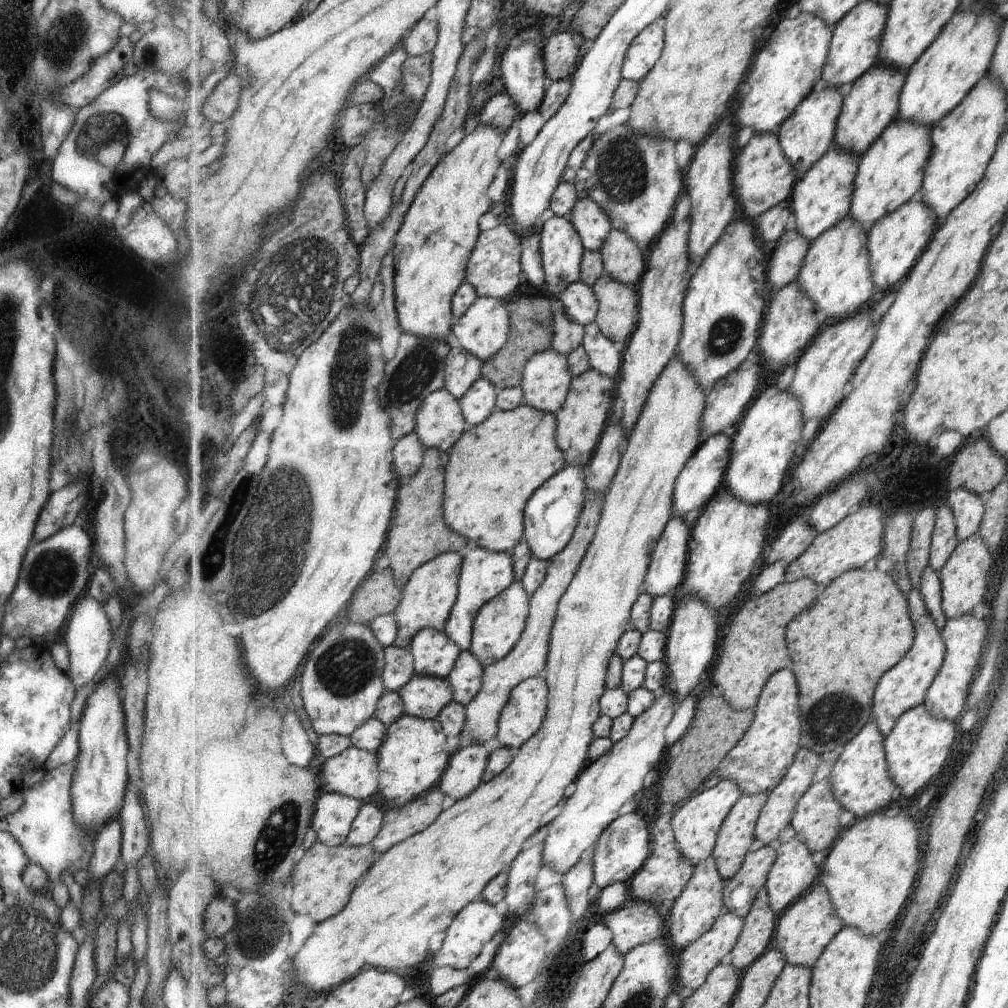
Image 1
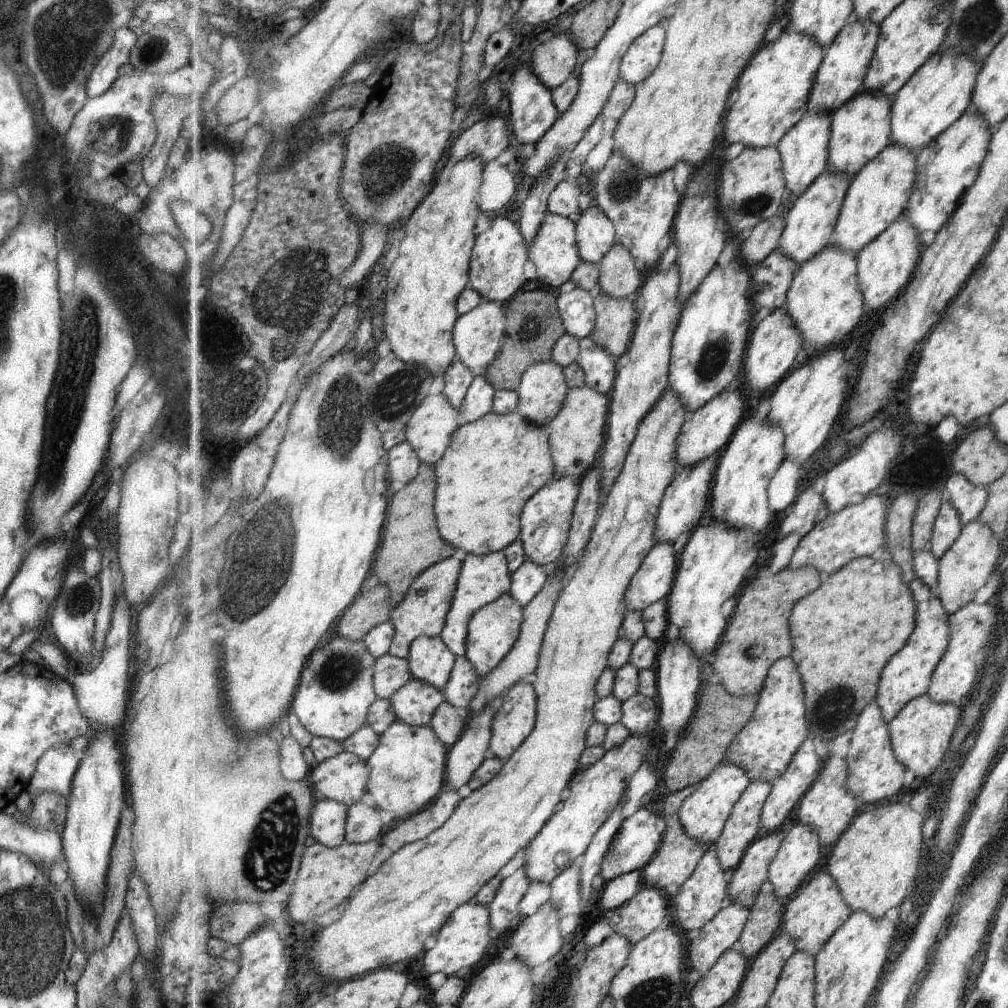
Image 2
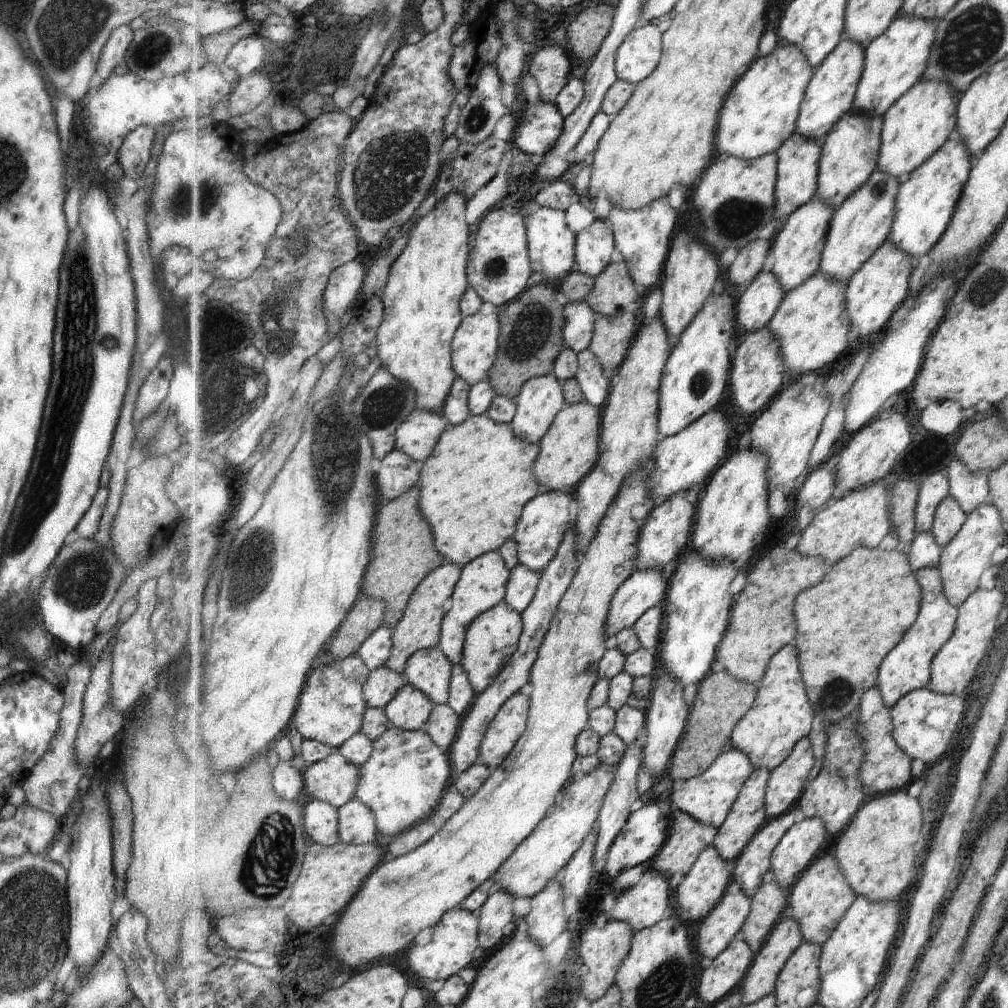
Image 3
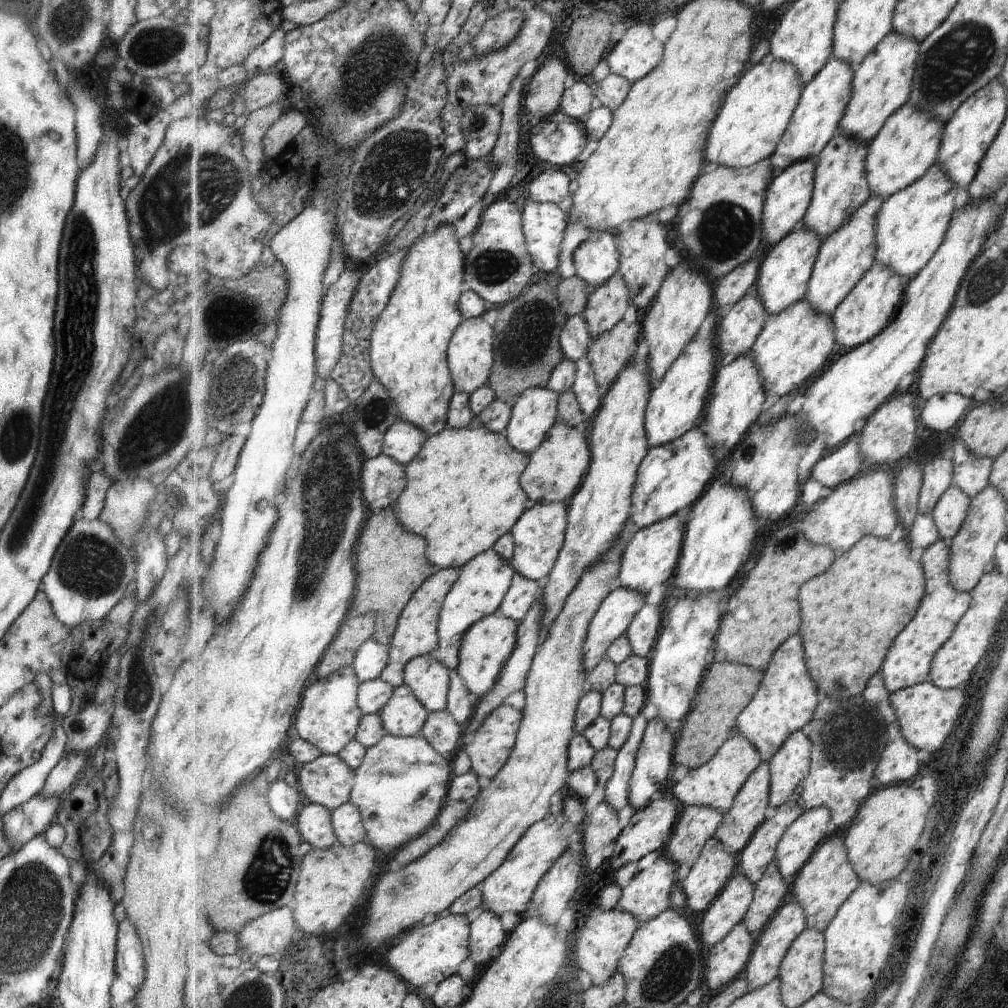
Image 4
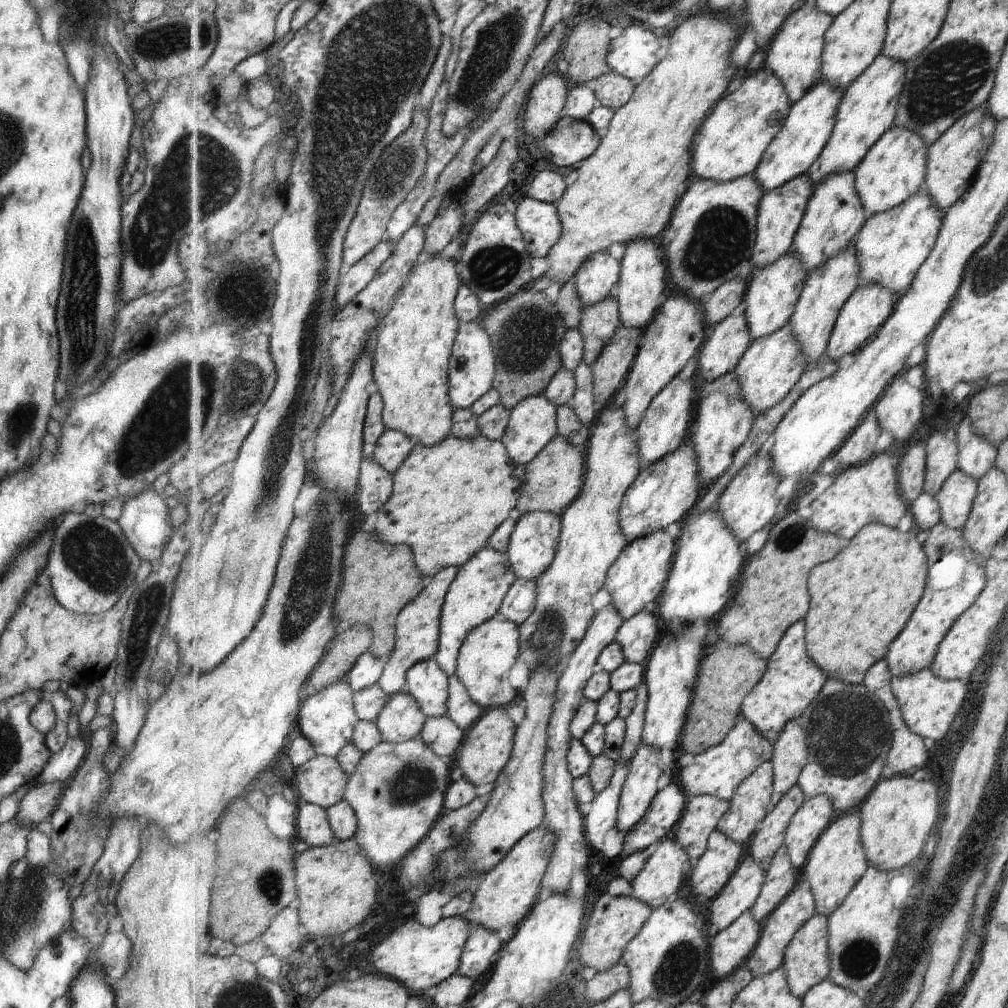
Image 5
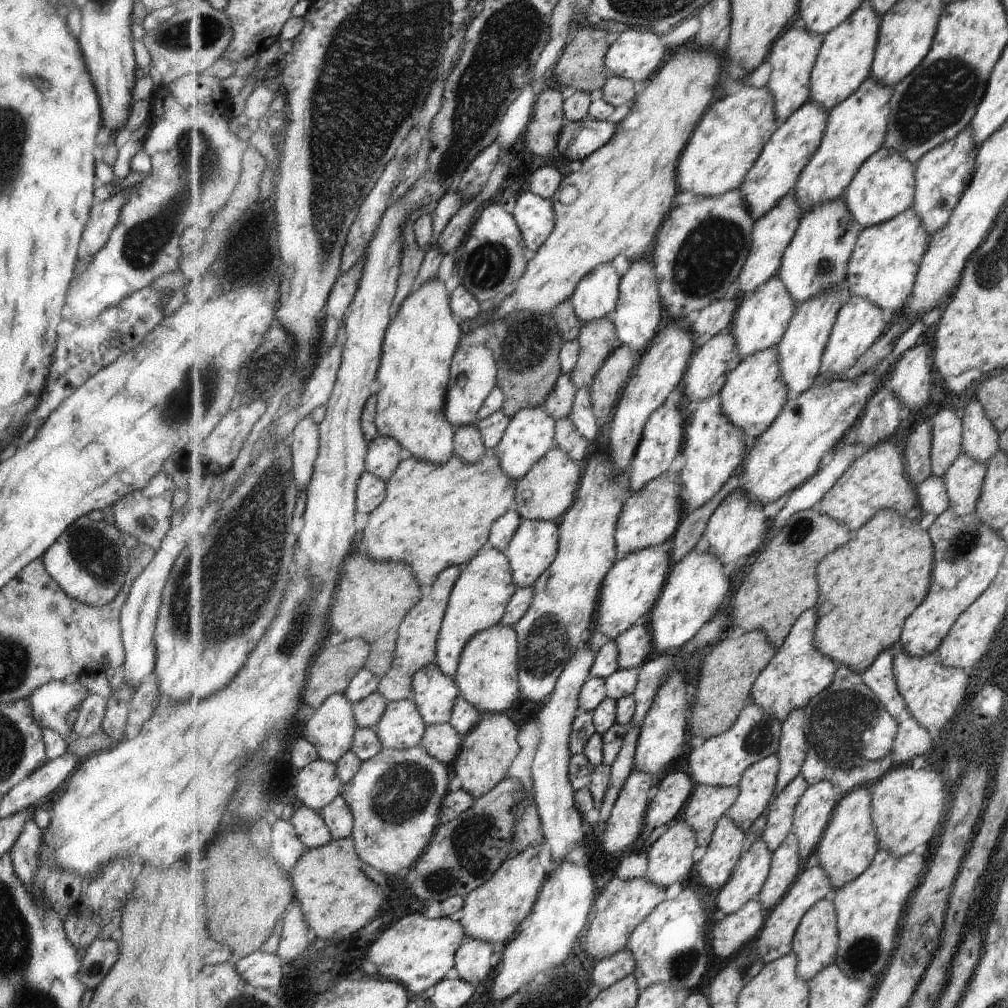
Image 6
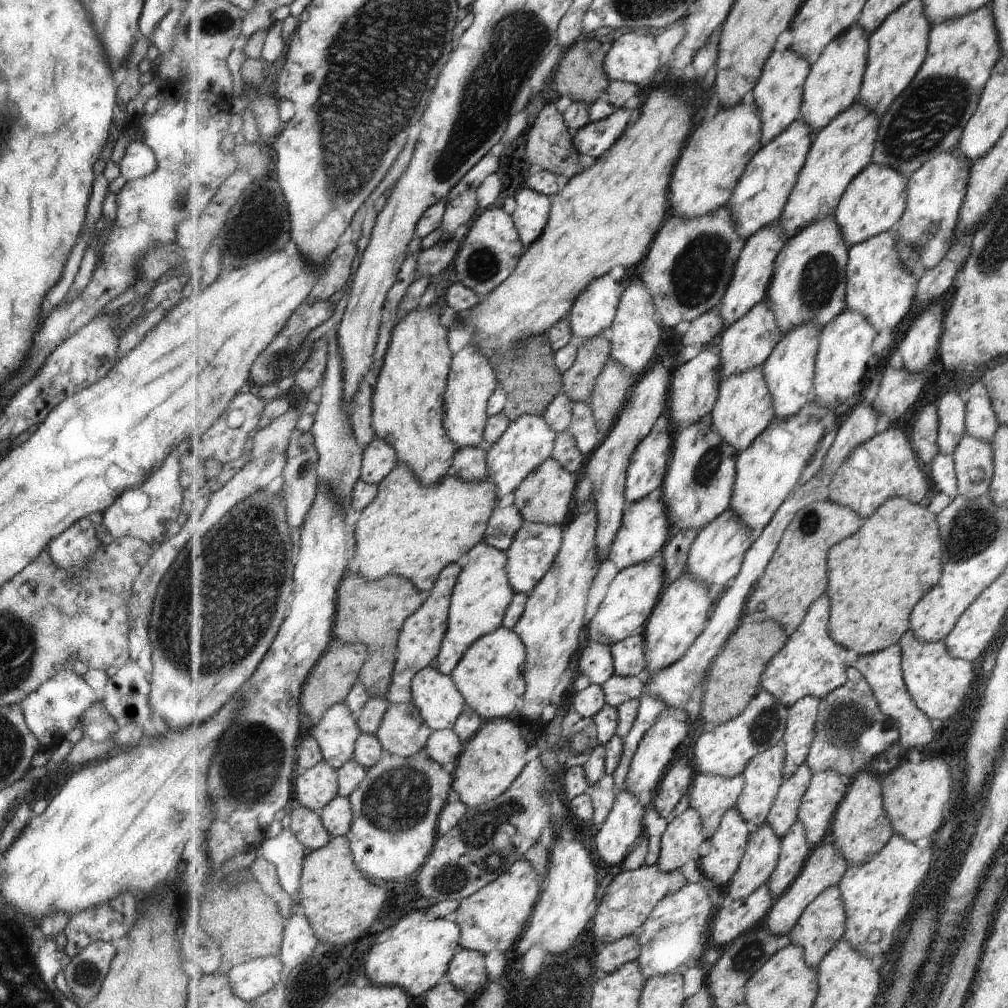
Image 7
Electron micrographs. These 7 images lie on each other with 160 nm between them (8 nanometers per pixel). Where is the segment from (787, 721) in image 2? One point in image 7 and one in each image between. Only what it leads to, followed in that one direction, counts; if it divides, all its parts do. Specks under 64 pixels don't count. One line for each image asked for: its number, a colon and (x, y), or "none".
3: (783, 713)
4: (788, 698)
5: (793, 682)
6: (800, 671)
7: (813, 664)

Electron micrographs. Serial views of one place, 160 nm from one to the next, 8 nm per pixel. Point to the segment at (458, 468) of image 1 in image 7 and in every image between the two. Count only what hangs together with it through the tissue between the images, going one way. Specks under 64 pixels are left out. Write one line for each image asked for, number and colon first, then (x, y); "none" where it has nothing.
2: (492, 467)
3: (474, 487)
4: (464, 493)
5: (449, 499)
6: (435, 516)
7: (412, 530)

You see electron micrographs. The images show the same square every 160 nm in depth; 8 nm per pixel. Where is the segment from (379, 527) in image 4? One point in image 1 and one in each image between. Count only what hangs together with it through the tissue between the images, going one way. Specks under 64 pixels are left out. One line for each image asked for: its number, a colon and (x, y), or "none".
1: (420, 533)
2: (413, 543)
3: (405, 552)

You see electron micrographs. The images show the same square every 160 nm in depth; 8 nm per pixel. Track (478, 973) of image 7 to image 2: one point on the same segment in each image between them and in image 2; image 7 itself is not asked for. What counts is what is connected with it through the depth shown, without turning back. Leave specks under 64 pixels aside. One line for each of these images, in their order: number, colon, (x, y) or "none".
2: (504, 911)
3: (496, 916)
4: (489, 935)
5: (484, 944)
6: (473, 960)

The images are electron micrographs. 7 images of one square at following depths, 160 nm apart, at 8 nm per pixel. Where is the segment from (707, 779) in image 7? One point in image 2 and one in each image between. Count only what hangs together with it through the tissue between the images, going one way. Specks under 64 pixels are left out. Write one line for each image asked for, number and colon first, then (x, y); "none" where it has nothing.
2: (676, 861)
3: (688, 838)
4: (696, 825)
5: (701, 818)
6: (708, 805)

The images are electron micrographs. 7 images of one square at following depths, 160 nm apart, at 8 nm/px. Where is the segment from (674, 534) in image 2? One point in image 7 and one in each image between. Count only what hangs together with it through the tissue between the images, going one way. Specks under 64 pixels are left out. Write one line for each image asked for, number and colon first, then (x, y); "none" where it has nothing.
3: (666, 532)
4: (652, 554)
5: (638, 578)
6: (633, 586)
7: (632, 595)

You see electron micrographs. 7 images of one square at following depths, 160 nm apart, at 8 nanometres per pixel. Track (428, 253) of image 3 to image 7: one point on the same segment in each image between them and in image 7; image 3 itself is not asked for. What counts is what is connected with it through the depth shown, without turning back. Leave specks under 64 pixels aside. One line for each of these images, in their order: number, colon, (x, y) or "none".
4: (410, 343)
5: (411, 354)
6: (422, 338)
7: (408, 409)

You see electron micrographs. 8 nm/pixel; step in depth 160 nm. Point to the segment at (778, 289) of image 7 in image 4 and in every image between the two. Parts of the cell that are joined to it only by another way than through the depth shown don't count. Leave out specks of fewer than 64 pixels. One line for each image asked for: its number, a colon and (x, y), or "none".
4: (842, 188)
5: (835, 215)
6: (817, 259)

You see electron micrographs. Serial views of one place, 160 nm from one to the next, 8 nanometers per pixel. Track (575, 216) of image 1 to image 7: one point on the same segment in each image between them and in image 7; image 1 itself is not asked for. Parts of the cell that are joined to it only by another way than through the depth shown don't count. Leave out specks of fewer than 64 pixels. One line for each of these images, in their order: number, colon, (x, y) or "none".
2: (597, 234)
3: (594, 246)
4: (597, 260)
5: (595, 279)
6: (597, 296)
7: (594, 311)

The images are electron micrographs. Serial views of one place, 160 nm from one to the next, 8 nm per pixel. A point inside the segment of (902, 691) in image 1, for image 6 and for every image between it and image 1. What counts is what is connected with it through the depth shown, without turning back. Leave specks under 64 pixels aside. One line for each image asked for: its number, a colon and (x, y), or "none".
2: (909, 675)
3: (908, 667)
4: (909, 662)
5: (956, 579)
6: (969, 553)

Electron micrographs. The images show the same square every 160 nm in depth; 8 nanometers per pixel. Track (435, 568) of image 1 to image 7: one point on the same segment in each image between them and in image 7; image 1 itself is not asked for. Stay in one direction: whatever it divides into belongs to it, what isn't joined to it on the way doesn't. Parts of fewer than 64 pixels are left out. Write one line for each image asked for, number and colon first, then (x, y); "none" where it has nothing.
2: (424, 612)
3: (420, 628)
4: (417, 634)
5: (418, 634)
6: (417, 647)
7: (420, 641)

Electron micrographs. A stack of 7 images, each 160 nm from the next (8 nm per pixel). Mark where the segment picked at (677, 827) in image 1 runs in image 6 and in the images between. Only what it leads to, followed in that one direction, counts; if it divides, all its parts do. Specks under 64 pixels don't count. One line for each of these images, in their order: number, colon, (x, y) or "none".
2: (704, 813)
3: (709, 797)
4: (717, 784)
5: (720, 771)
6: (722, 761)

